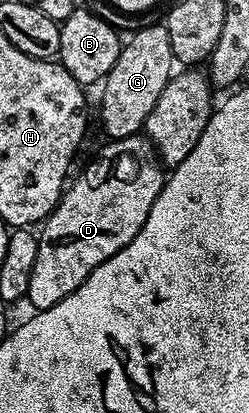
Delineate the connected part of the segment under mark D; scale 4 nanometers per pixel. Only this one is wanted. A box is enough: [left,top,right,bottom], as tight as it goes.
[25,135,165,311]

